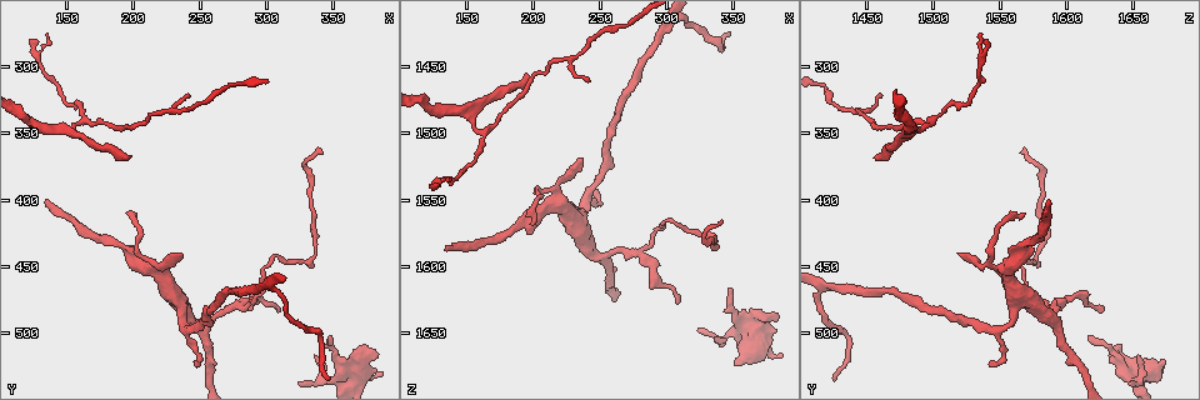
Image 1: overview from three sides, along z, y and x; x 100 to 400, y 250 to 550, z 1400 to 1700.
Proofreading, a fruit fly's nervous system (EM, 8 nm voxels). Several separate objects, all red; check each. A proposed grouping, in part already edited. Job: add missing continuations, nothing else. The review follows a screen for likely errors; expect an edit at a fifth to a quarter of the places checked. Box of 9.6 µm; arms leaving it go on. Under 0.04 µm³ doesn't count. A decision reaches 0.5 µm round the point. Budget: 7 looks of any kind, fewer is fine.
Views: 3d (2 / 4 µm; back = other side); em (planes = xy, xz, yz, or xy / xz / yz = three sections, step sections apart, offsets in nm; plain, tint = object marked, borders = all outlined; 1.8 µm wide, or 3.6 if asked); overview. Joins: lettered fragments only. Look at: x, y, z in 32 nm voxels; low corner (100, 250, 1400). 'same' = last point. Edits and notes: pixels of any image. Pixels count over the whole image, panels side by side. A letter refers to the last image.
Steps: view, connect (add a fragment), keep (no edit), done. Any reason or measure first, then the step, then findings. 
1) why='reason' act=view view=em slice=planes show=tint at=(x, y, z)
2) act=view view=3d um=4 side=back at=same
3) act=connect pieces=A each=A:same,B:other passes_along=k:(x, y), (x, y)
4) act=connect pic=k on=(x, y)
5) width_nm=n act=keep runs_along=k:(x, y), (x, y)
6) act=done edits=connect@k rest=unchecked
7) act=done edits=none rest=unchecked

why='an open end' act=view view=3d um=2 at=(382, 518, 1634)

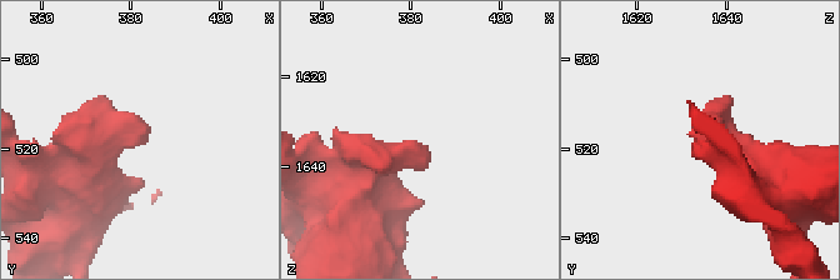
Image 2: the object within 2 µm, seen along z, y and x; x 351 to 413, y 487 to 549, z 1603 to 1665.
act=view view=em slice=xz step=16 show=tint at=(383, 516, 1634)

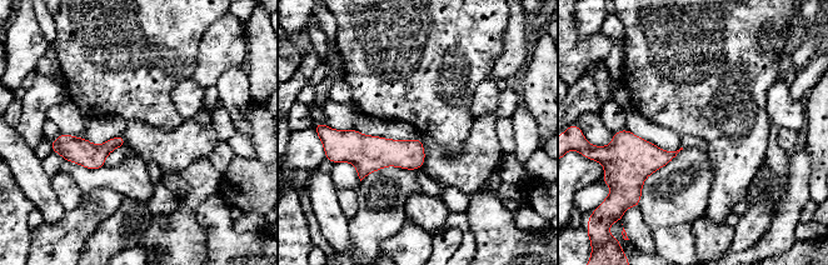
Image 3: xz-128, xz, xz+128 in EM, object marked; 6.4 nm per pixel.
why='cut it another way' act=view view=em slice=planes show=borders at=same

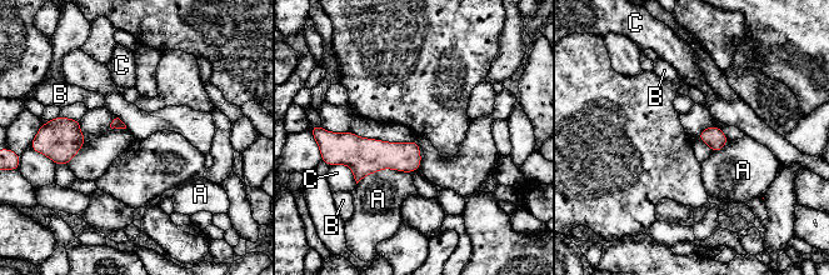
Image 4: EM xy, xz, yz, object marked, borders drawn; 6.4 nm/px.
act=keep each=A:other,B:other,C:other border=4:(408, 171), (379, 169), (356, 183) found='no lettered fragment goes on from it'

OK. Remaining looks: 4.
why='long arm stops here' act=view view=em slice=planes show=tint at=(344, 364, 1566)

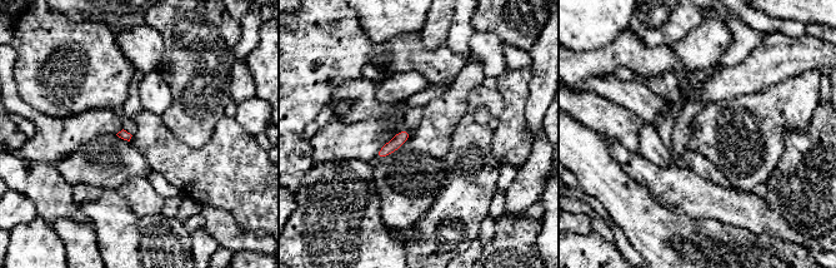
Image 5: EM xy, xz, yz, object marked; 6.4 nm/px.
why='what lies round it' act=view view=em slice=planes show=borders at=same

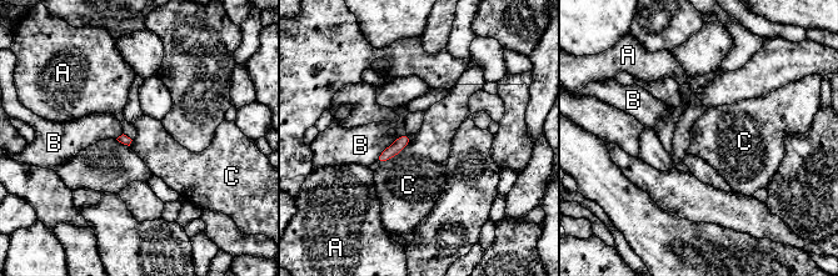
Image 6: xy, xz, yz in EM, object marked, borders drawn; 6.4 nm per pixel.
act=keep each=A:other,B:other,C:other border=6:(412, 141), (379, 165) found='no lettered fragment goes on from it'

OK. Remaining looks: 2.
why='an open end' act=view view=em slice=planes show=borders at=(194, 368, 1456)

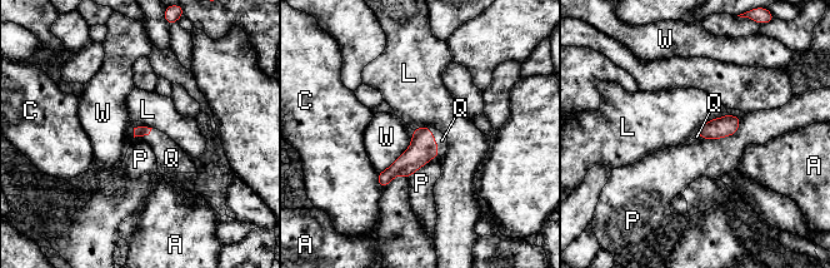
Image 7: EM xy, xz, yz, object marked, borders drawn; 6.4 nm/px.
act=connect pieces=Q each=A:other,C:other,L:other,P:other,Q:same,W:other passes_along=7:(423, 148), (435, 142), (441, 140) found='the neuron continues'

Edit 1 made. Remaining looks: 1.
act=done edits=connect@7 rest=unchecked

